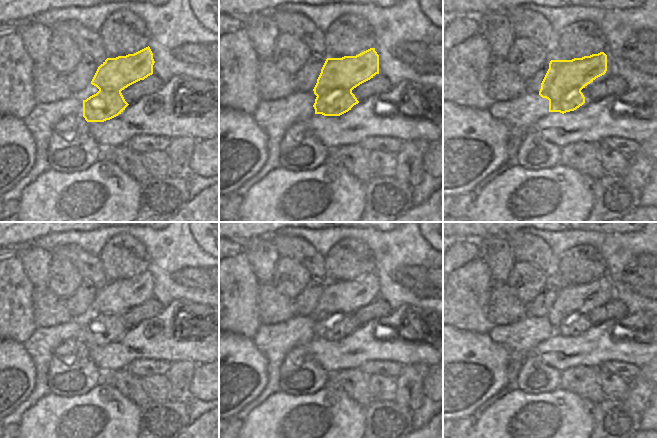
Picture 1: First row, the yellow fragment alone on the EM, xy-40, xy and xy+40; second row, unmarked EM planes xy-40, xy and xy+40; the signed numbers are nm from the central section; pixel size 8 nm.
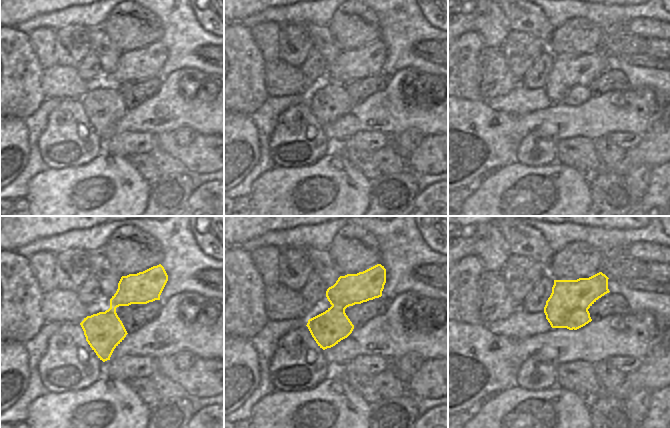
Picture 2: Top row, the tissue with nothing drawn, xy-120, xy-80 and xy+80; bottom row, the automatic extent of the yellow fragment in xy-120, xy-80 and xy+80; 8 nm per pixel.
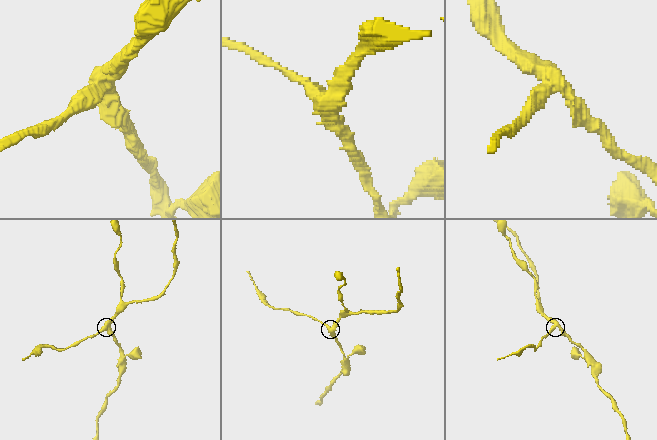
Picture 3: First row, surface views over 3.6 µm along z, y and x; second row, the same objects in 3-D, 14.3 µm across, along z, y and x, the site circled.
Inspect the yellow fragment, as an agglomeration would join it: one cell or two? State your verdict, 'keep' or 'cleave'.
cleave

